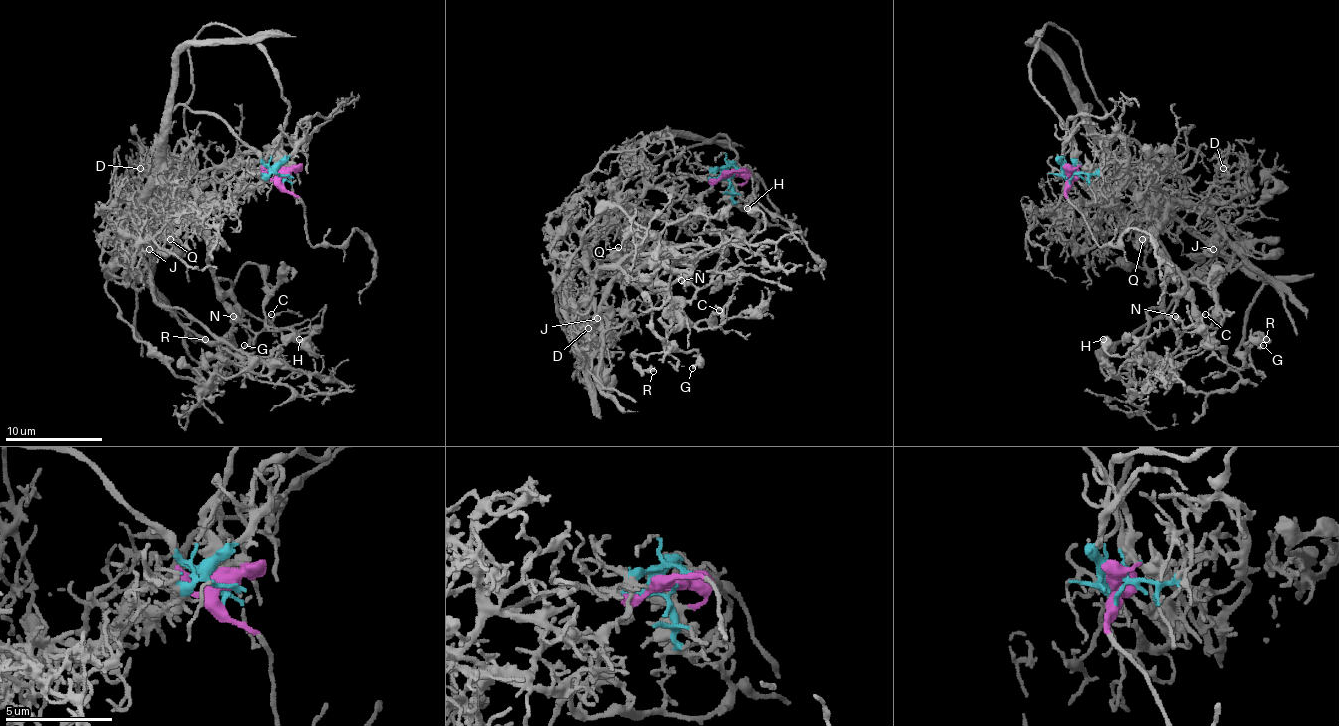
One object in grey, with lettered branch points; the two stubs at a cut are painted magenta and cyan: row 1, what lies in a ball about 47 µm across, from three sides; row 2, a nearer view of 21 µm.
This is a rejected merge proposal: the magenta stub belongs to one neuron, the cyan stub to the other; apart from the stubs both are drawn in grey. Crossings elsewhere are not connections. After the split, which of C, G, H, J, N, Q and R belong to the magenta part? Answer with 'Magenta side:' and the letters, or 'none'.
Magenta side: C, G, H, J, N, Q, R

